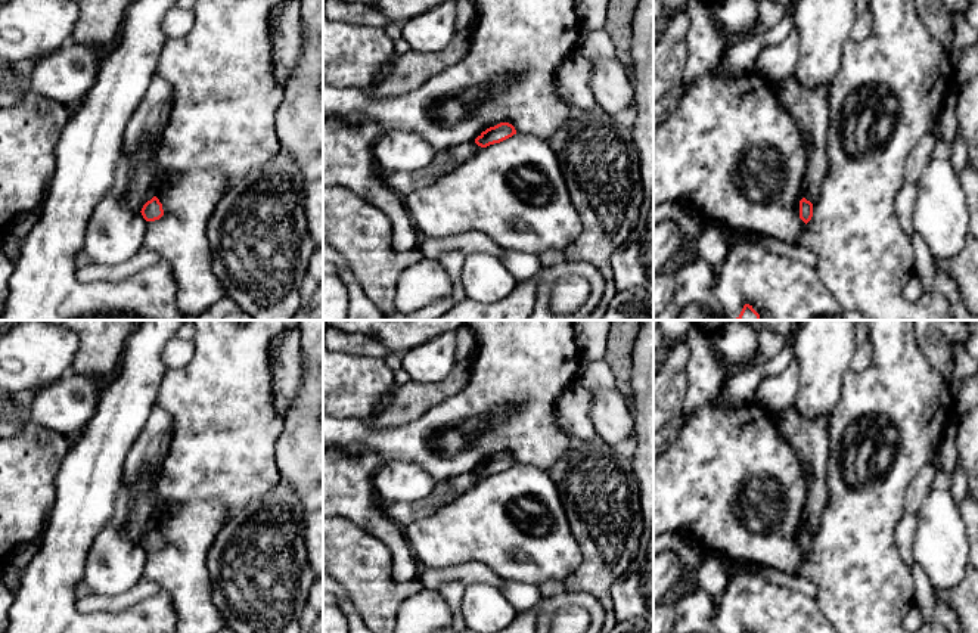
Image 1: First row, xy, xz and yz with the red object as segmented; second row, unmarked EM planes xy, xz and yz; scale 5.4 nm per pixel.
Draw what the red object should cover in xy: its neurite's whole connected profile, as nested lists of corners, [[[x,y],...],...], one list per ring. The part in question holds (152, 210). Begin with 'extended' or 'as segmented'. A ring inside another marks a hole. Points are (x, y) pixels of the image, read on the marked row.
as segmented; [[[153,196],[143,205],[140,212],[146,221],[159,220],[164,215],[162,204],[156,196]]]

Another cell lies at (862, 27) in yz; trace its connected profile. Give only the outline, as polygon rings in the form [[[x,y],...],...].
[[[856,0],[856,21],[850,38],[854,41],[864,40],[872,31],[872,13],[869,0]]]

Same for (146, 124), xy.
[[[156,72],[124,131],[122,151],[131,164],[128,205],[134,211],[142,211],[162,184],[164,173],[155,164],[153,153],[168,122],[171,106],[171,84]]]

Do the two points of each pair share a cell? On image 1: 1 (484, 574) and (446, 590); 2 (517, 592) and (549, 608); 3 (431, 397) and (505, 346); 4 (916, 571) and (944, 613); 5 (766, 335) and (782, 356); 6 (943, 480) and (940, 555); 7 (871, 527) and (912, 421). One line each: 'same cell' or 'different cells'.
1: different cells
2: different cells
3: different cells
4: same cell
5: different cells
6: same cell
7: same cell

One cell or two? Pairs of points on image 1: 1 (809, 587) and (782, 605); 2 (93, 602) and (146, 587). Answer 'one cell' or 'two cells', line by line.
1: two cells
2: one cell

